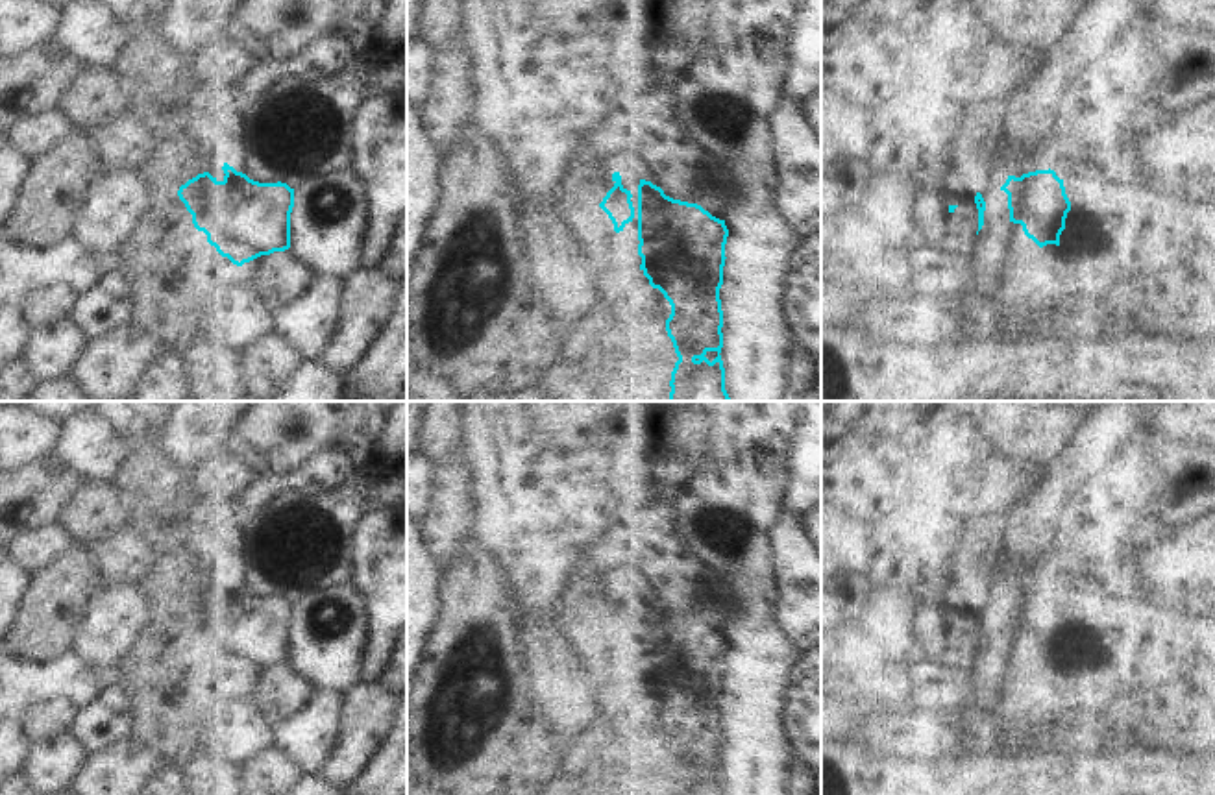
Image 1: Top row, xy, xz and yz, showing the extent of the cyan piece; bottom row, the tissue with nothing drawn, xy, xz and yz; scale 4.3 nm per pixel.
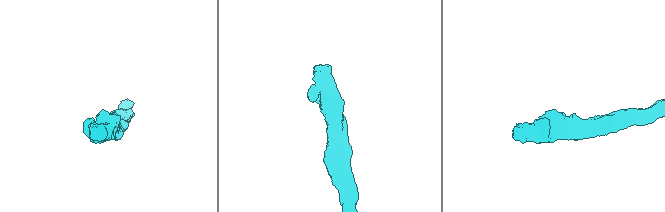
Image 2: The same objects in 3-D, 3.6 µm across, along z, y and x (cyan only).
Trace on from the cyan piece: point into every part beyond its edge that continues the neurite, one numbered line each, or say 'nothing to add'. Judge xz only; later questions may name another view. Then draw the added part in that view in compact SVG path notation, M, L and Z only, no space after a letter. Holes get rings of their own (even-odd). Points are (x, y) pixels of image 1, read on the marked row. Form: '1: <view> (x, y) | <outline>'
nothing to add

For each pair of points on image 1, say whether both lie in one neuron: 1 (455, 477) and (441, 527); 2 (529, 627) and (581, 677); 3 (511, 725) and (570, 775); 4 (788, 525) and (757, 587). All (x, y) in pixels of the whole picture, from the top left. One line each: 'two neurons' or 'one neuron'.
1: one neuron
2: one neuron
3: two neurons
4: two neurons

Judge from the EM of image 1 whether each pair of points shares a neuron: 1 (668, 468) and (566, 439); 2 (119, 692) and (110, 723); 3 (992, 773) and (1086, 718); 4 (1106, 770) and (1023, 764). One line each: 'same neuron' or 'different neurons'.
1: same neuron
2: same neuron
3: different neurons
4: same neuron

